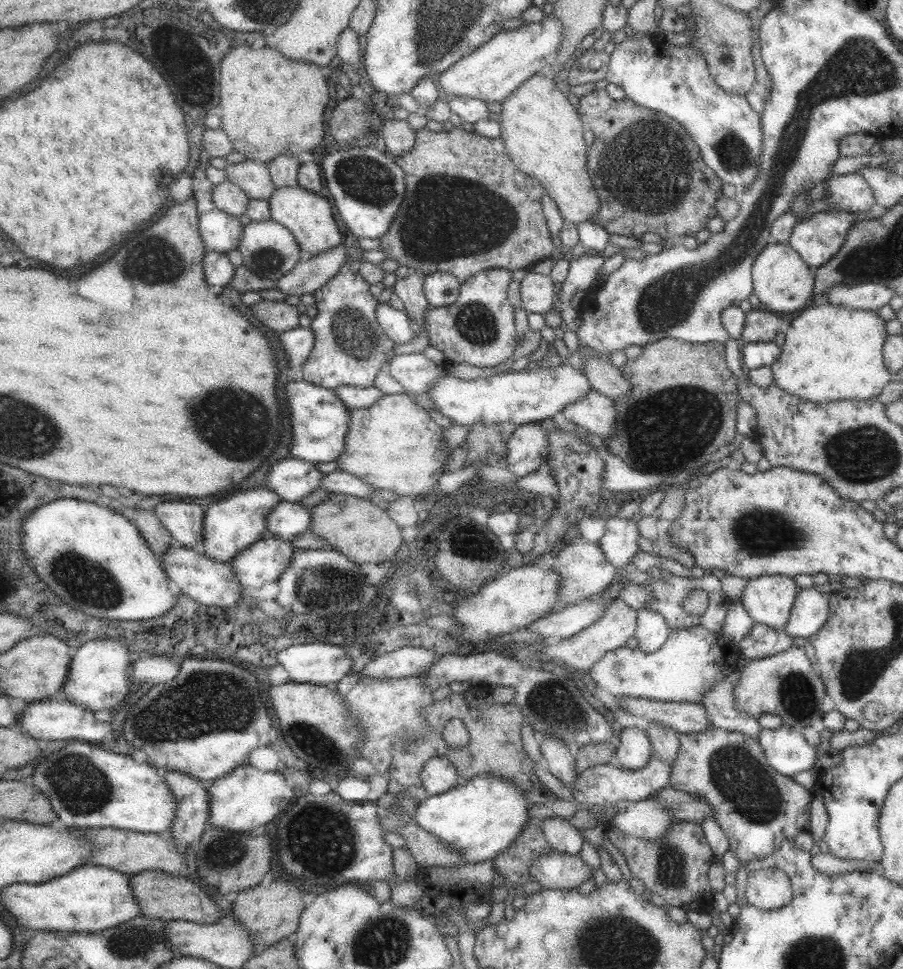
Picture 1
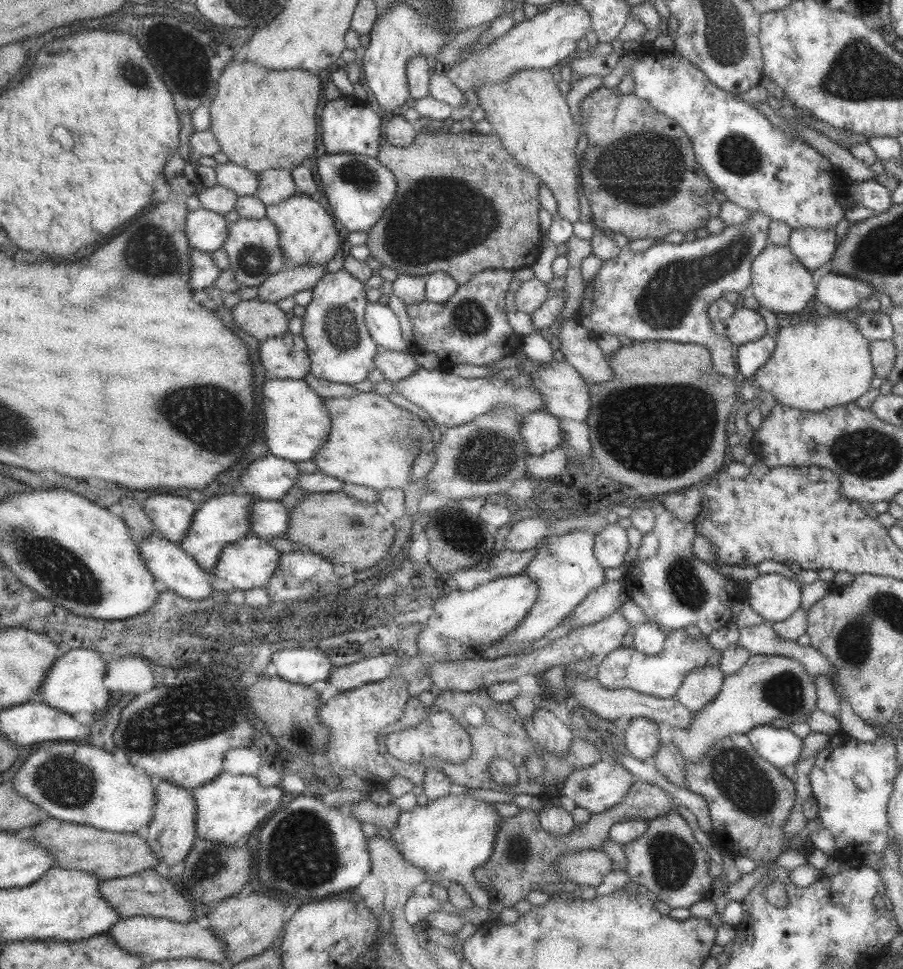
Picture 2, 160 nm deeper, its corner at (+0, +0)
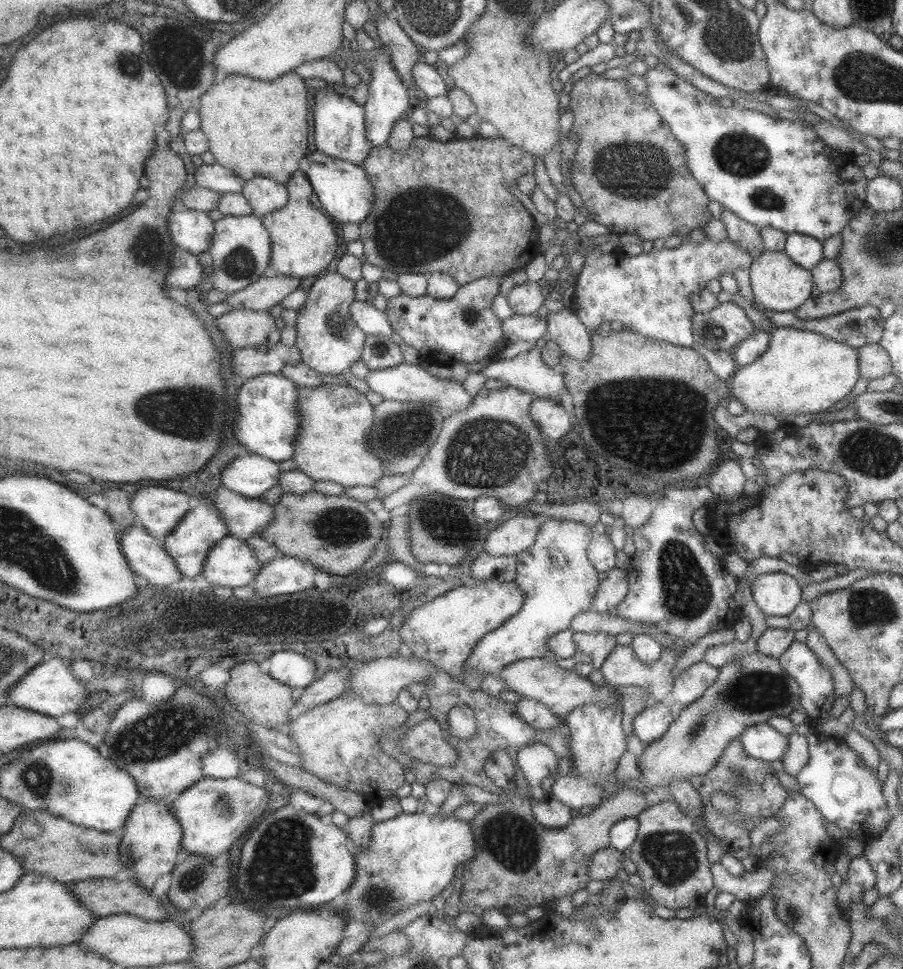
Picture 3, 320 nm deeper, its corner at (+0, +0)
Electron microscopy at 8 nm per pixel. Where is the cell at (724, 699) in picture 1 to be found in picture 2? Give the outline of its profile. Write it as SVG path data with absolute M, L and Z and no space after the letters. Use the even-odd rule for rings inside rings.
M717 665L696 666L683 678L673 697L687 710L698 712L714 700L723 684L723 678Z

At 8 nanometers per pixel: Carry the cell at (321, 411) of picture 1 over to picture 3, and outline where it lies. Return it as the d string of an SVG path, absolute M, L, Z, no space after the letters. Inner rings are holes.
M260 374L247 379L235 392L237 408L228 432L237 439L244 453L252 453L275 463L289 460L299 432L297 400L297 386L280 374Z

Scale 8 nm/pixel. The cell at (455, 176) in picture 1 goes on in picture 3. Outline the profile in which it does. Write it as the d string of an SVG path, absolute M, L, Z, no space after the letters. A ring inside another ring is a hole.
M432 135L427 137L414 136L411 144L405 150L391 150L387 144L372 147L360 166L362 166L370 185L373 186L373 199L366 217L358 222L358 240L362 244L362 254L365 254L366 262L378 266L382 271L390 270L395 274L419 273L424 275L428 273L447 273L455 279L458 285L464 285L483 276L502 276L511 271L523 269L531 258L538 253L540 245L539 225L527 213L521 202L514 198L508 190L508 187L517 186L516 180L522 174L533 174L533 156L500 137L493 139L477 135L465 139L455 136L455 138L444 140L442 137L436 138Z

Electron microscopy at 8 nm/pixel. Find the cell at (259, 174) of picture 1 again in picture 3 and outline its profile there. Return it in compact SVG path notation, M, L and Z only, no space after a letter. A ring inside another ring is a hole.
M202 164L194 168L194 186L215 191L219 194L240 192L244 181L237 178L229 169L219 166Z

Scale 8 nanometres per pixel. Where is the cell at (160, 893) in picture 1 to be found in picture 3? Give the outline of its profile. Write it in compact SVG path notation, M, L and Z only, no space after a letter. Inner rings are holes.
M93 878L71 883L71 891L75 892L75 897L93 911L95 917L109 917L117 914L131 914L137 918L147 921L158 921L165 919L166 913L161 903L151 897L151 892L135 883L135 880L115 880L115 878Z

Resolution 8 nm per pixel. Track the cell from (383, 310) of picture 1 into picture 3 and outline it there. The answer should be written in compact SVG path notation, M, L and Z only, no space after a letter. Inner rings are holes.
M354 300L348 308L351 320L355 326L366 335L383 335L391 338L392 328L383 311L379 311L373 305L367 305L365 301Z

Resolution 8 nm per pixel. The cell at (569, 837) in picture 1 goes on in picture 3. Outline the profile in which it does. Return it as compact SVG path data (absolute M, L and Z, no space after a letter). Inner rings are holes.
M528 786L527 795L530 798L530 809L540 825L560 829L572 819L571 809L555 797L549 796L544 787L541 788L541 796L537 794L537 798L531 796L531 790L533 788Z

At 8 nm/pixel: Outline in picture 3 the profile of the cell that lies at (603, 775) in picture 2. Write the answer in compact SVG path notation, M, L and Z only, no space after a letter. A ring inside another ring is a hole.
M570 771L562 777L556 776L550 782L549 796L555 797L559 802L571 808L582 806L597 806L600 804L602 789L592 784L586 778Z

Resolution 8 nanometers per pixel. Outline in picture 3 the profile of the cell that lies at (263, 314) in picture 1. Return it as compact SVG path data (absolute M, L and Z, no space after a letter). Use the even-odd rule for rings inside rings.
M230 310L215 317L214 322L223 340L233 349L256 345L273 346L279 341L280 331L267 310Z

